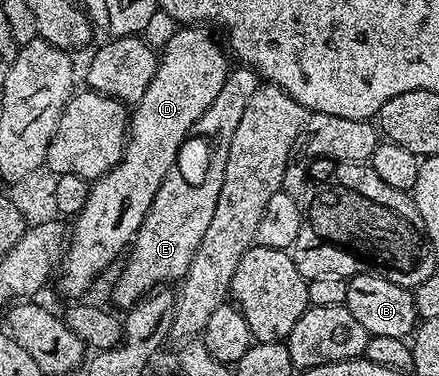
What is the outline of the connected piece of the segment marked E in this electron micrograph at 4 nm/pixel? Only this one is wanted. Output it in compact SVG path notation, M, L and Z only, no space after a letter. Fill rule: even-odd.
M231 68L224 79L224 87L220 87L216 99L212 99L212 107L208 107L208 111L204 111L204 115L200 115L200 119L194 124L193 132L207 137L214 144L210 162L206 165L206 174L199 185L193 185L184 174L171 171L164 183L160 183L160 191L156 191L129 246L128 256L125 258L126 266L114 281L114 301L119 305L119 310L128 311L159 286L169 286L169 281L181 282L186 276L192 263L192 255L196 255L196 247L200 247L200 239L204 239L204 231L208 231L208 223L212 223L216 199L220 199L220 187L224 171L228 167L228 147L232 135L236 135L236 126L240 123L252 95L256 95L259 84L260 78L255 69Z

